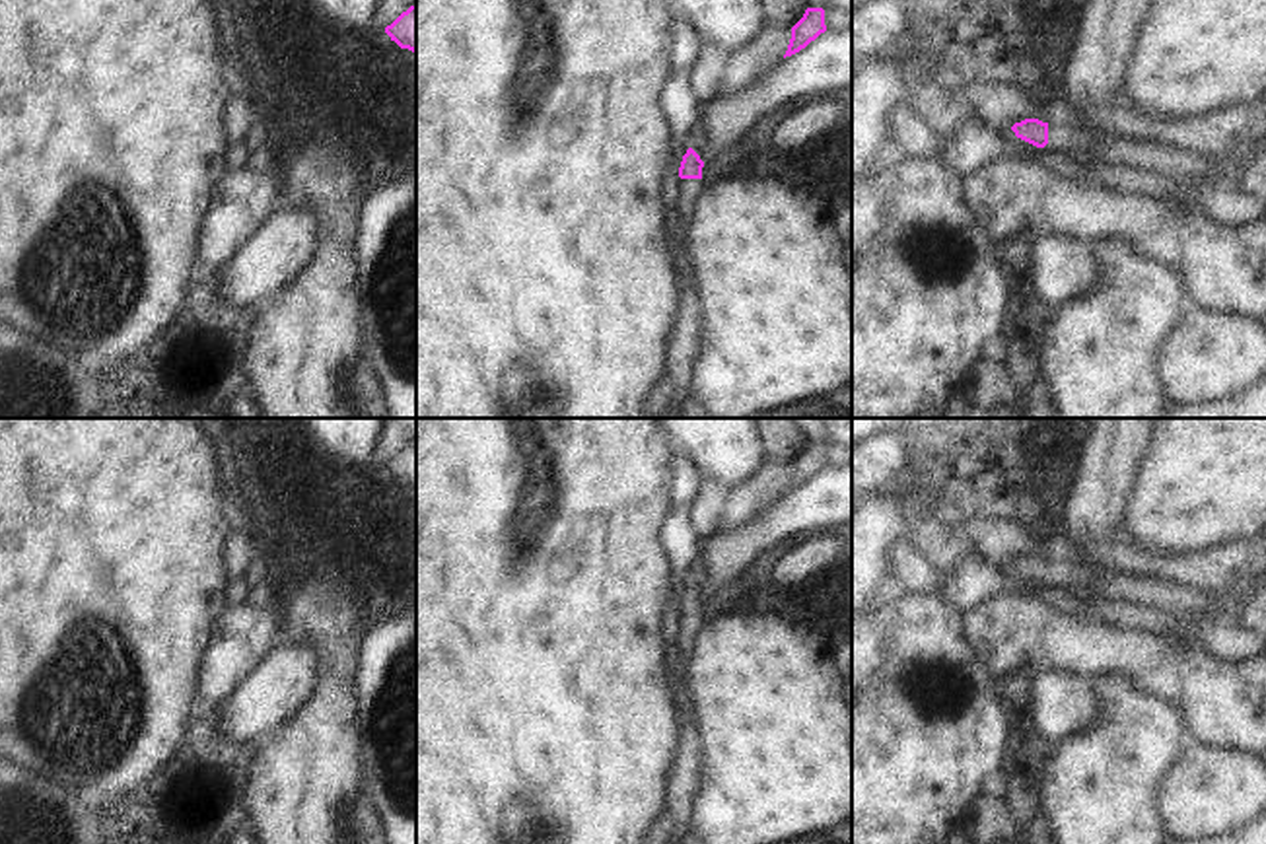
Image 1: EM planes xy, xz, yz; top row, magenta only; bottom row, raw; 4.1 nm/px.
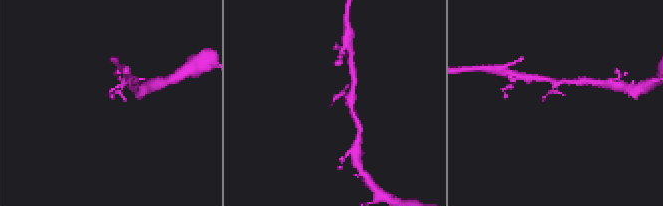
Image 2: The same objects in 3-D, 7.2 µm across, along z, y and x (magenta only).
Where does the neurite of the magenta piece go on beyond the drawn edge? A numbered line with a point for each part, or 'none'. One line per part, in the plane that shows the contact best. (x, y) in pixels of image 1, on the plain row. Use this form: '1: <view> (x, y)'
1: yz (1175, 597).

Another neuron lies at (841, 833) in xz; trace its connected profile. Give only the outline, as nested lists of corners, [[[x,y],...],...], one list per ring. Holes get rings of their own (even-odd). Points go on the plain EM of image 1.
[[[852,817],[842,825],[825,828],[813,836],[793,836],[782,844],[852,844]]]

